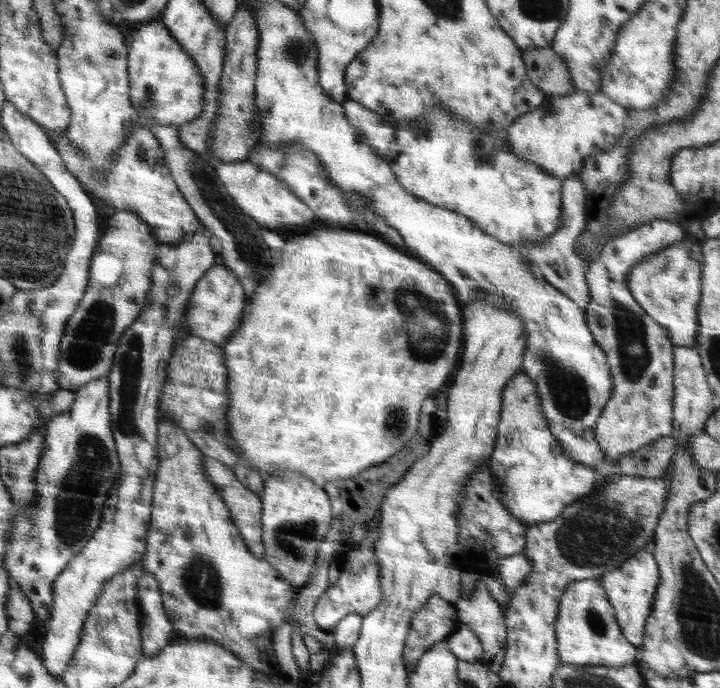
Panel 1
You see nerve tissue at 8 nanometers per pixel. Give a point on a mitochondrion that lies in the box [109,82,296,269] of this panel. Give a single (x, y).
(152, 96)

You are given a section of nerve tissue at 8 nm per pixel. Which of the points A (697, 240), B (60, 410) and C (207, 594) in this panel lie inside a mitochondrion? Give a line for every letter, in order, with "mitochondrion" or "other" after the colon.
A: other
B: other
C: mitochondrion

